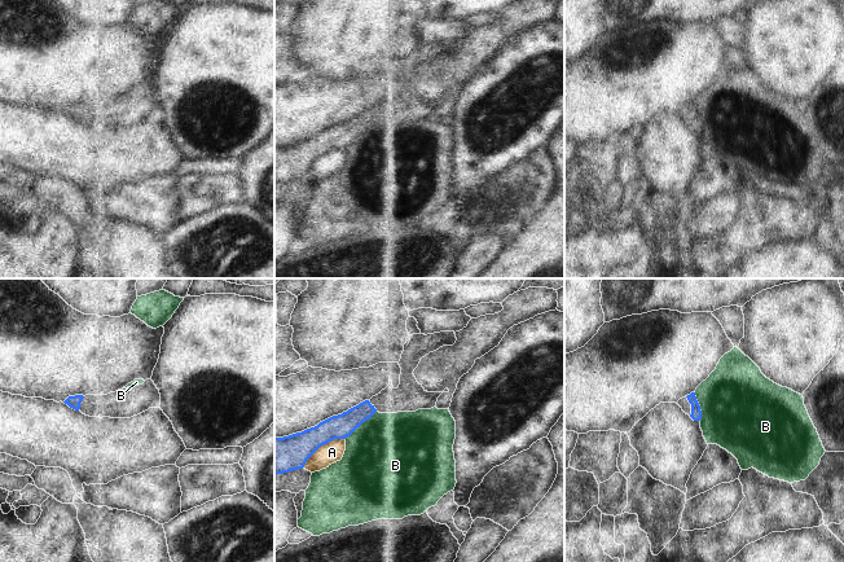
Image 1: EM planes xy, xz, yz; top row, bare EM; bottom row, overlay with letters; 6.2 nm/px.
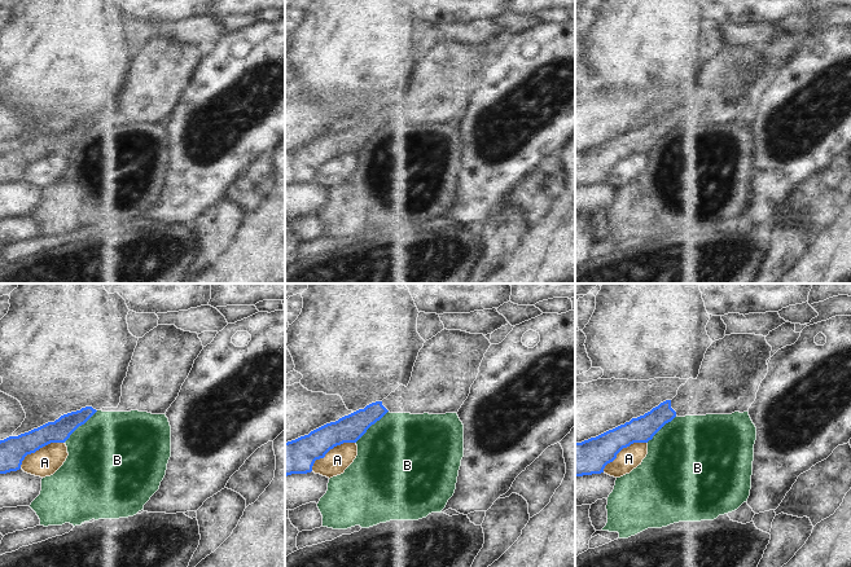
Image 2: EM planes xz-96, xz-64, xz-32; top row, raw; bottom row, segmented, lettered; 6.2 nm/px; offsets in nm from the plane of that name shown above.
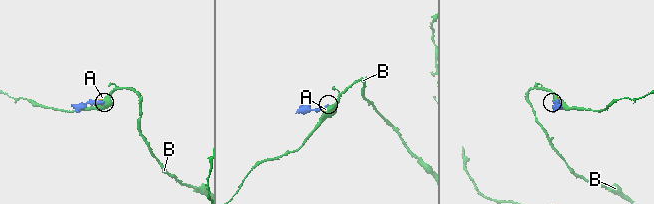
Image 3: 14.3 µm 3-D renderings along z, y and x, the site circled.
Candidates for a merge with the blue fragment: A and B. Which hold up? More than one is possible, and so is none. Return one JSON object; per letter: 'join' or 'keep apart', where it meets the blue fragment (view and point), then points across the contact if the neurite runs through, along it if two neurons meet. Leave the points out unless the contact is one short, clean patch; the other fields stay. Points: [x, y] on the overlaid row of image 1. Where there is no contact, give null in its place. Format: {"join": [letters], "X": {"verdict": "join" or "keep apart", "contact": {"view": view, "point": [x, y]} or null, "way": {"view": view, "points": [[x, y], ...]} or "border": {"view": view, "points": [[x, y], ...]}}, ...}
{"join": [], "A": {"verdict": "keep apart", "contact": {"view": "xz", "point": [322, 444]}, "border": {"view": "xz", "points": [[344, 438], [334, 438], [324, 443], [303, 466]]}}, "B": {"verdict": "keep apart", "contact": {"view": "xz", "point": [360, 424]}, "border": {"view": "xz", "points": [[376, 411], [344, 438]]}}}

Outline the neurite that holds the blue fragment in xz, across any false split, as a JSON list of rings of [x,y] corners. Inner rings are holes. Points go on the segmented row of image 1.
[[[454,332],[413,334],[404,344],[399,365],[401,368],[397,388],[390,385],[370,400],[333,416],[317,426],[283,438],[274,438],[274,474],[303,469],[307,460],[324,444],[346,439],[375,412],[397,413],[431,409],[443,392],[427,392],[413,374],[422,357],[443,346],[453,346]]]

